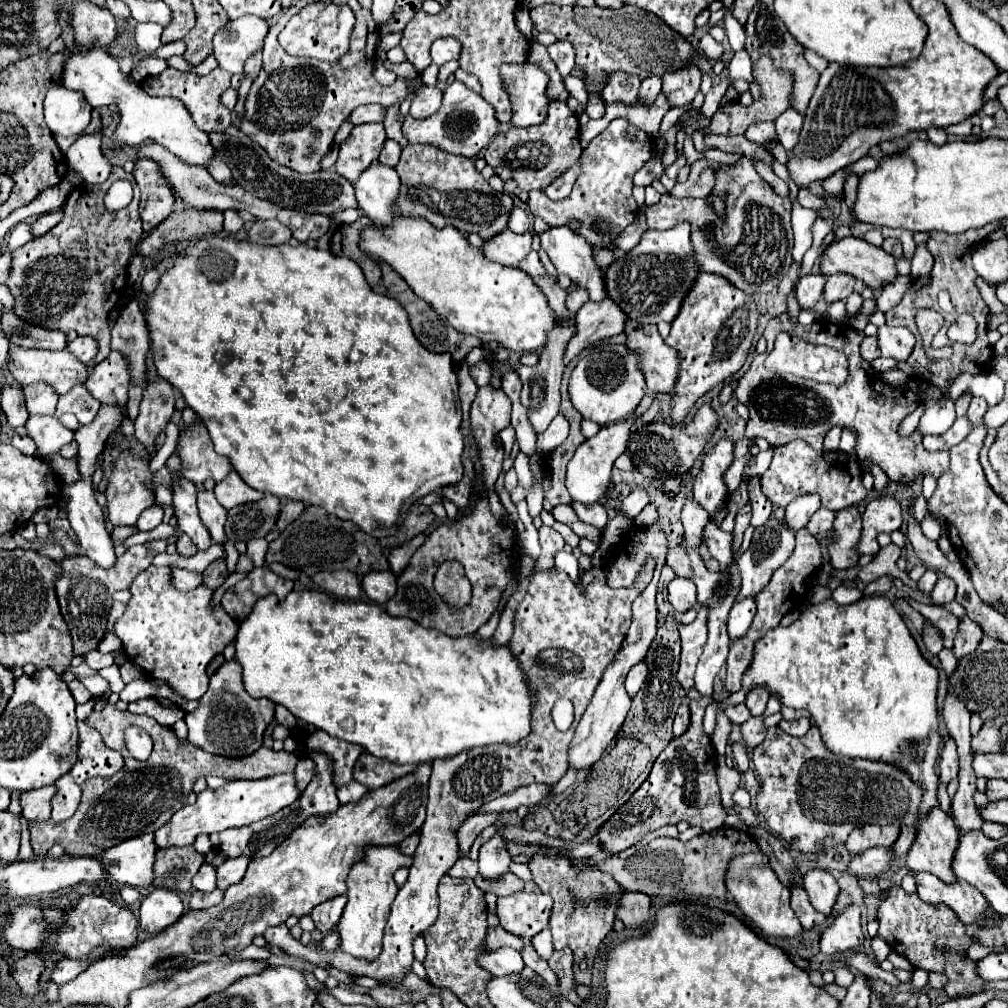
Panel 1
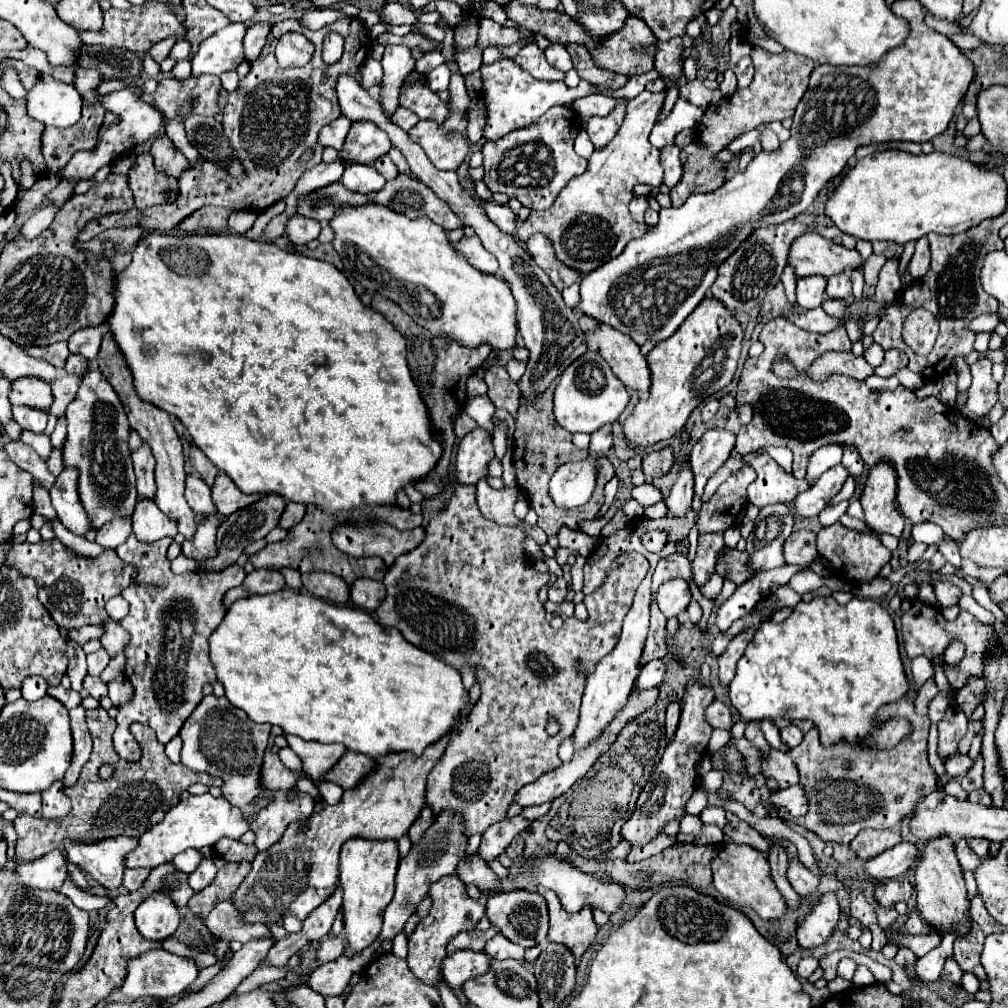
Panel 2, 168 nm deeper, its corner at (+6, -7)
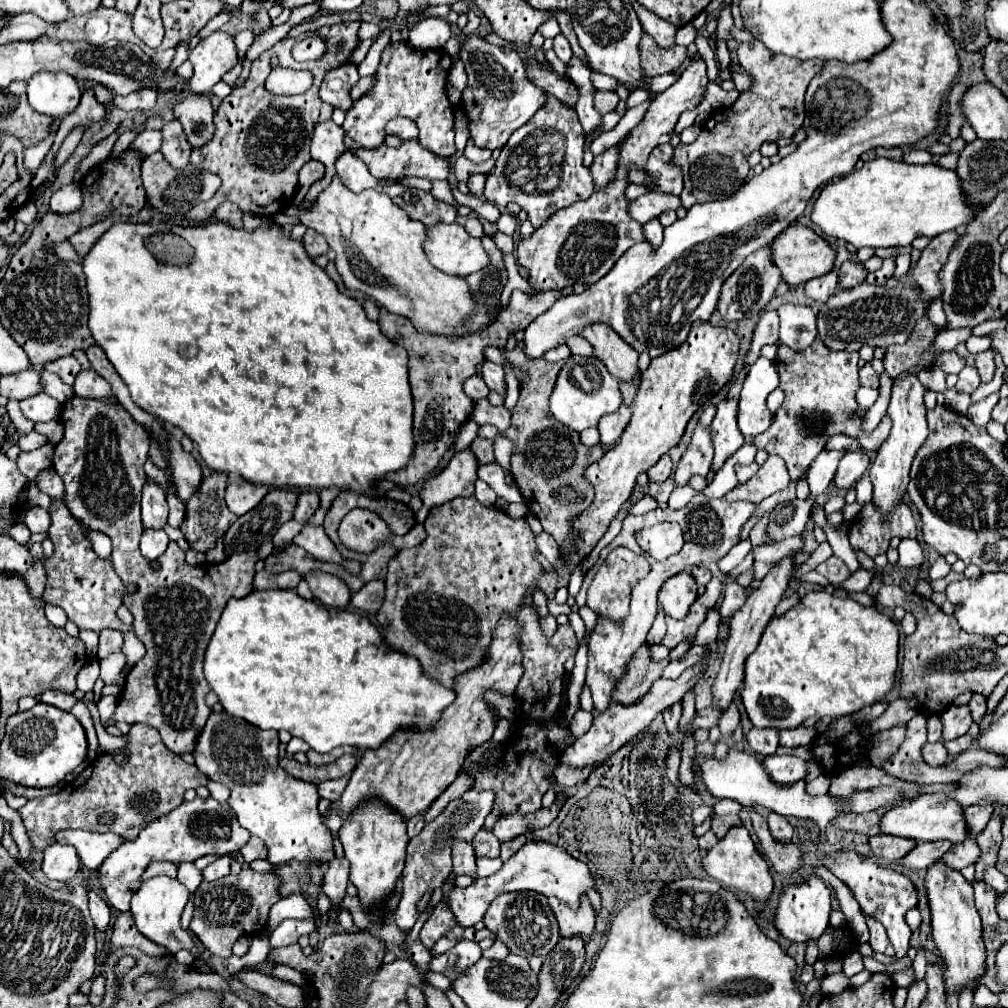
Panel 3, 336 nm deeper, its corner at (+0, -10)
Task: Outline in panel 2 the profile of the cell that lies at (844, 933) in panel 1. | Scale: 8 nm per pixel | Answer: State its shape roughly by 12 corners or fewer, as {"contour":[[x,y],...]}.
{"contour":[[824,894],[798,926],[802,948],[822,946],[840,922],[836,894]]}

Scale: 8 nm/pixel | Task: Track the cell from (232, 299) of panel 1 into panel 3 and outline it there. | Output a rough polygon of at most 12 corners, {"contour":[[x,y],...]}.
{"contour":[[276,221],[114,223],[88,327],[214,471],[406,467],[408,355]]}

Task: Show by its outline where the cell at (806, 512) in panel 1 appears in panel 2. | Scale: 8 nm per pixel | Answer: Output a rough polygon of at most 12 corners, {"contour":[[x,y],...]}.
{"contour":[[826,470],[792,502],[794,516],[818,516],[840,492],[848,472]]}

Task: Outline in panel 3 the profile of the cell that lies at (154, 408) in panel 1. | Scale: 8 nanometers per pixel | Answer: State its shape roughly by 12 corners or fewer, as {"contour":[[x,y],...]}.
{"contour":[[144,485],[144,531],[162,529],[168,503],[158,485]]}

